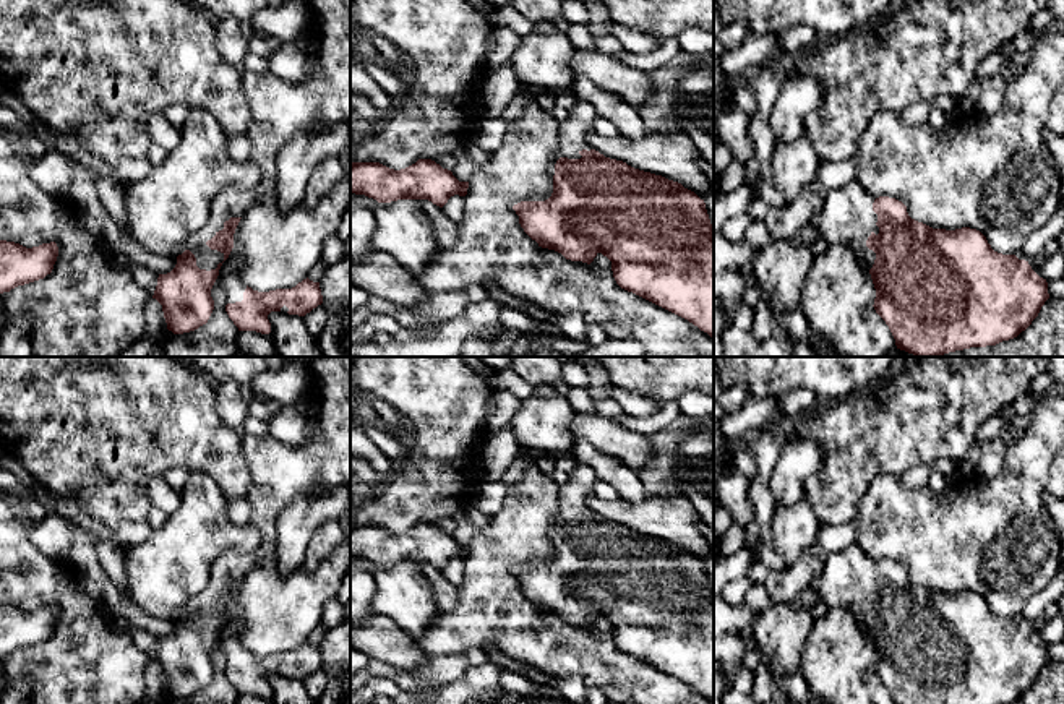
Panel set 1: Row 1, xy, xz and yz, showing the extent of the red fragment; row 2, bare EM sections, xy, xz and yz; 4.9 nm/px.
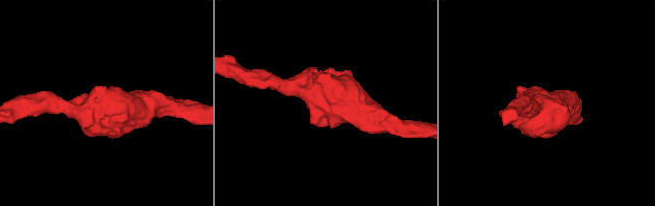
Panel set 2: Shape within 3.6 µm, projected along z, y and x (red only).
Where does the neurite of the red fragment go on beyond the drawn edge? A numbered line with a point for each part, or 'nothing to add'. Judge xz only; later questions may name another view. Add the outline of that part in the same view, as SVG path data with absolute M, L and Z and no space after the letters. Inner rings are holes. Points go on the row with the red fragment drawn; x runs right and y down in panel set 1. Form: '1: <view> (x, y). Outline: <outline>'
1: xz (573, 132). Outline: M577 99L568 118L560 123L558 156L568 159L581 159L582 149L590 151L587 143L587 131L598 117L595 107L586 101Z

